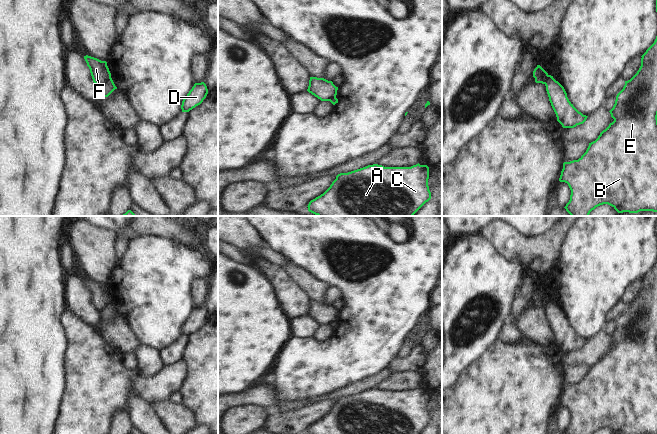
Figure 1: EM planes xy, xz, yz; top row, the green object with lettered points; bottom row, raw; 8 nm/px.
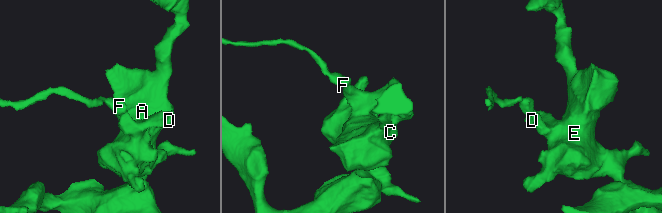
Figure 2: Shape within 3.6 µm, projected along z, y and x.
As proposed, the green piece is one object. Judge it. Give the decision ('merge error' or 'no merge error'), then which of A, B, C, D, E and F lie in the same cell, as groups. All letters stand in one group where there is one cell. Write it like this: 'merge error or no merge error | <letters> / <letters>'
merge error | A B C D E / F

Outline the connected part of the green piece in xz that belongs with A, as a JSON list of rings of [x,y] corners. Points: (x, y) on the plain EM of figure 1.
[[[419,387],[411,391],[384,391],[373,388],[340,397],[330,411],[311,424],[308,434],[419,434],[431,423],[429,391]]]

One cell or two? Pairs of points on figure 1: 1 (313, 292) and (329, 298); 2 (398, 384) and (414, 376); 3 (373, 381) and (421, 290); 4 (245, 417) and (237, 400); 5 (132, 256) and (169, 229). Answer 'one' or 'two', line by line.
1: two
2: one
3: two
4: two
5: two

